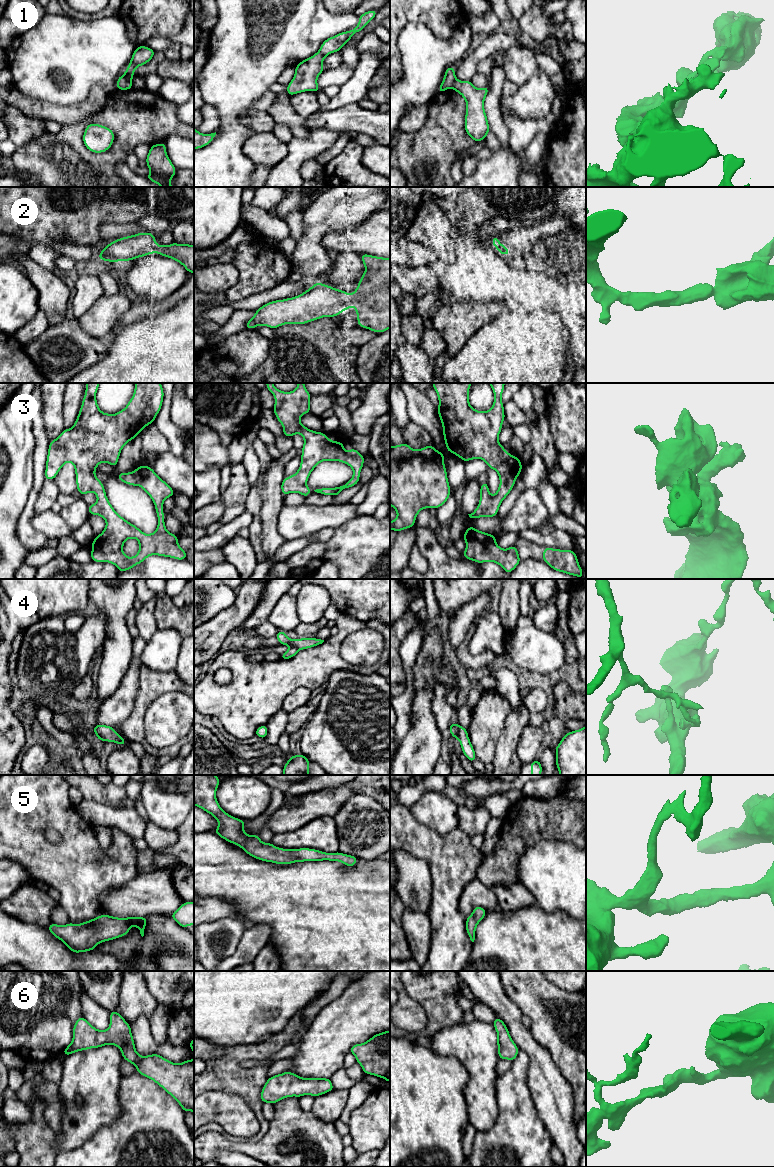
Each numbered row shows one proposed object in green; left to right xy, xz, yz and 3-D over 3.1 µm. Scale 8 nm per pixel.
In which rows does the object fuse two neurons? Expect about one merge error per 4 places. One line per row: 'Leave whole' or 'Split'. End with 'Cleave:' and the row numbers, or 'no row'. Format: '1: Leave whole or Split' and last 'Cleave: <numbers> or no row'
1: Split
2: Leave whole
3: Leave whole
4: Split
5: Leave whole
6: Leave whole
Cleave: 1, 4

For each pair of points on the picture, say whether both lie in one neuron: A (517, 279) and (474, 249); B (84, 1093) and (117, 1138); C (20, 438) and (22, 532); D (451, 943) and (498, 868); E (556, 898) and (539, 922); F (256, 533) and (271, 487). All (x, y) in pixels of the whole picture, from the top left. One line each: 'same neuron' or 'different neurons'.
A: same neuron
B: different neurons
C: different neurons
D: different neurons
E: different neurons
F: different neurons

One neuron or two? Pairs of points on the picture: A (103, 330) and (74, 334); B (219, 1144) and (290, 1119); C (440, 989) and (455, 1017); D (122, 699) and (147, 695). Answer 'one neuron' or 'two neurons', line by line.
A: two neurons
B: one neuron
C: one neuron
D: two neurons

